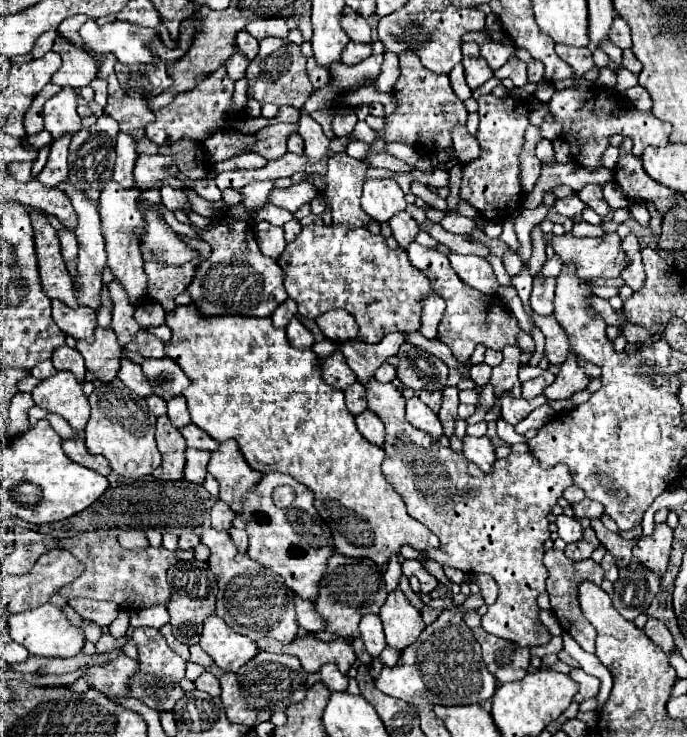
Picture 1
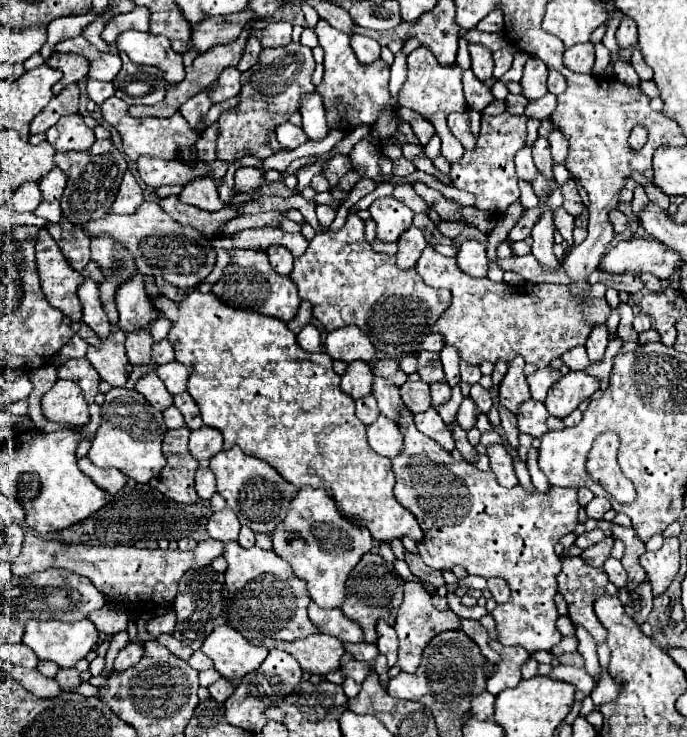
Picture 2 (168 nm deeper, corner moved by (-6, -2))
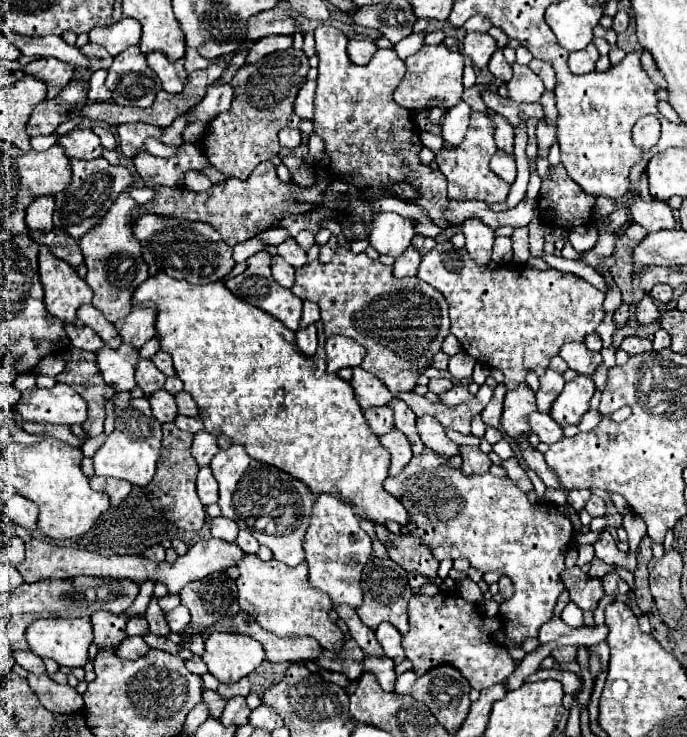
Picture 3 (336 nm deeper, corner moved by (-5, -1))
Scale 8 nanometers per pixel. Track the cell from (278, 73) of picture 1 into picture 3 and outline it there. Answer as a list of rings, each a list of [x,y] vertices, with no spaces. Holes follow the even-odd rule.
[[[295,48],[267,54],[255,64],[239,68],[231,80],[235,90],[231,110],[215,116],[203,134],[201,148],[207,160],[227,178],[235,176],[241,180],[245,180],[263,160],[271,160],[281,148],[277,134],[287,126],[287,120],[293,114],[293,102],[307,72],[309,58]]]

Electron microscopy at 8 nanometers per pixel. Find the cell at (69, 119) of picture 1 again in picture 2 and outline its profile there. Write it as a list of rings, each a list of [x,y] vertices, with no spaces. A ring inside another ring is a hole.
[[[78,113],[62,117],[46,131],[46,137],[58,151],[88,151],[96,141],[94,131],[84,125],[84,119]]]

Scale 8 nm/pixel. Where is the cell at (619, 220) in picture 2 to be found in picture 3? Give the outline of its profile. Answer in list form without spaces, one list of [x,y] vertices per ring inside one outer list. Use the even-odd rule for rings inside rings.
[[[625,224],[625,226],[623,226],[623,232],[625,232],[625,234],[627,234],[627,236],[637,244],[643,236],[647,236],[647,234],[649,234],[645,228],[641,228],[638,224]]]

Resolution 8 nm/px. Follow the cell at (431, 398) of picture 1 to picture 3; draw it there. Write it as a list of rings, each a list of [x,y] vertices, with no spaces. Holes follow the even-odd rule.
[[[431,378],[429,380],[429,390],[435,392],[435,394],[443,394],[443,392],[447,392],[451,388],[453,388],[453,384],[451,384],[449,378]]]

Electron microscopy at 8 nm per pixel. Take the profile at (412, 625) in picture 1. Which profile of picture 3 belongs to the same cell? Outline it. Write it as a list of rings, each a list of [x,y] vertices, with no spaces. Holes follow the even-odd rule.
[[[439,592],[435,596],[415,594],[409,600],[409,632],[403,634],[403,650],[413,664],[413,672],[423,676],[433,666],[447,662],[453,664],[469,680],[471,688],[483,690],[497,682],[503,682],[513,670],[515,662],[505,646],[485,638],[479,632],[483,614],[477,604],[465,602],[461,596]]]

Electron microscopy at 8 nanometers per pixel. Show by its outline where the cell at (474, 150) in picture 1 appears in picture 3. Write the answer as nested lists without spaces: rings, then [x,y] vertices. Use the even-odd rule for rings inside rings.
[[[461,102],[455,108],[447,110],[445,120],[443,120],[443,140],[451,142],[451,144],[459,144],[463,140],[463,136],[467,134],[467,124],[469,124],[469,112],[471,108]]]

